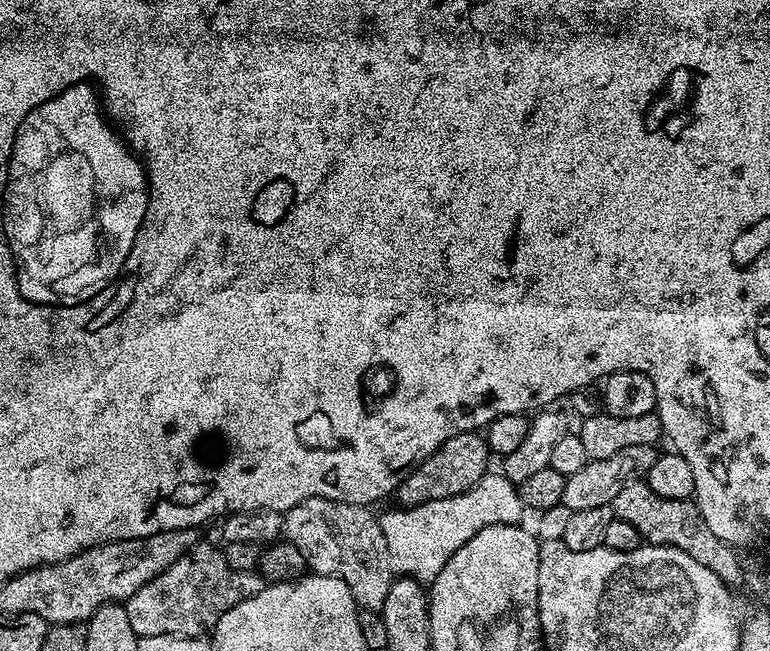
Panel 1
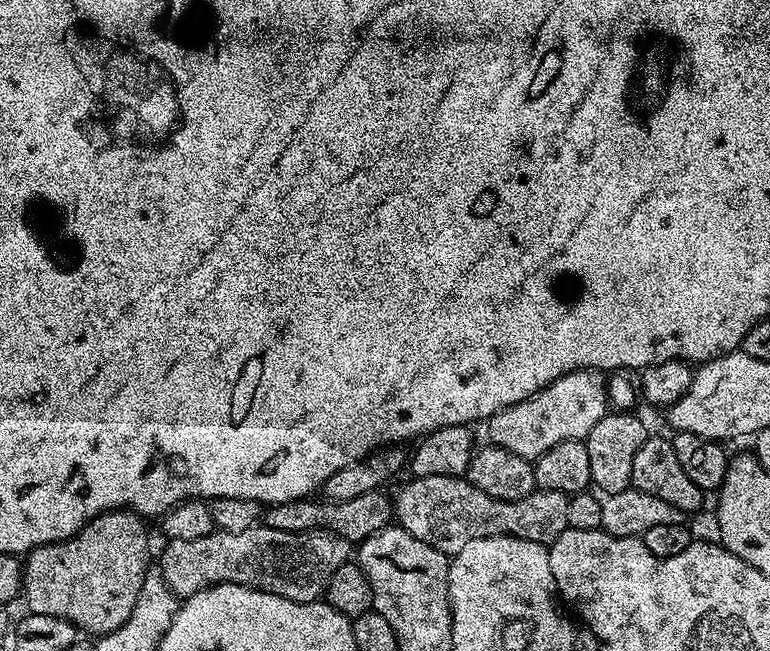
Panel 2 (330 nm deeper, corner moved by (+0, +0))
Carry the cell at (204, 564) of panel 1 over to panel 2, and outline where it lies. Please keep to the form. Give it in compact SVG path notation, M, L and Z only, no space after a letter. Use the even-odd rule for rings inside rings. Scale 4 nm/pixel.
M257 526L242 530L242 534L230 534L214 530L206 534L206 538L193 538L190 542L168 540L164 553L160 556L159 575L164 577L166 586L178 598L187 598L207 588L237 584L245 588L256 588L260 592L269 592L282 598L290 598L290 602L315 604L328 591L328 583L338 570L338 566L349 563L353 555L353 545L336 532L326 530L310 530L309 532L291 532L290 530L274 530L267 526Z

